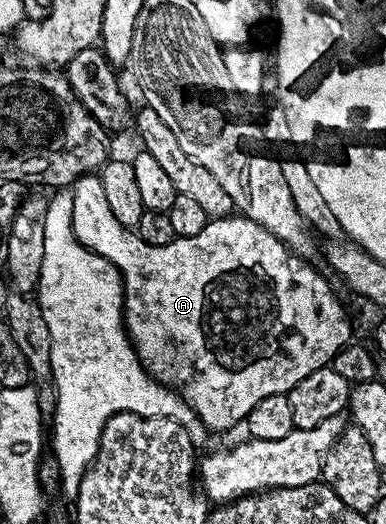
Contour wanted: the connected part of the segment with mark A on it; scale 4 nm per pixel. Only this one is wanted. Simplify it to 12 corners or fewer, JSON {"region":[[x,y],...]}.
{"region":[[100,174],[73,236],[117,267],[143,369],[210,432],[354,338],[333,287],[233,213],[147,245]]}

